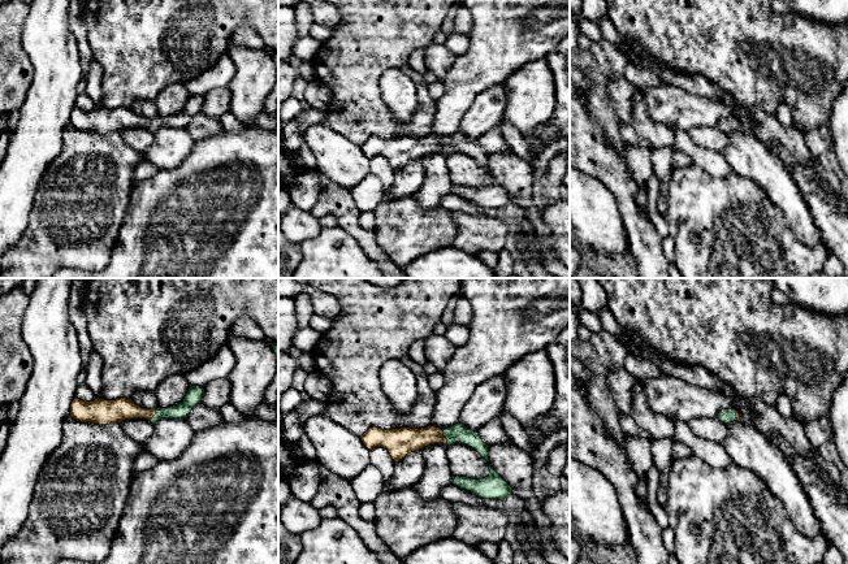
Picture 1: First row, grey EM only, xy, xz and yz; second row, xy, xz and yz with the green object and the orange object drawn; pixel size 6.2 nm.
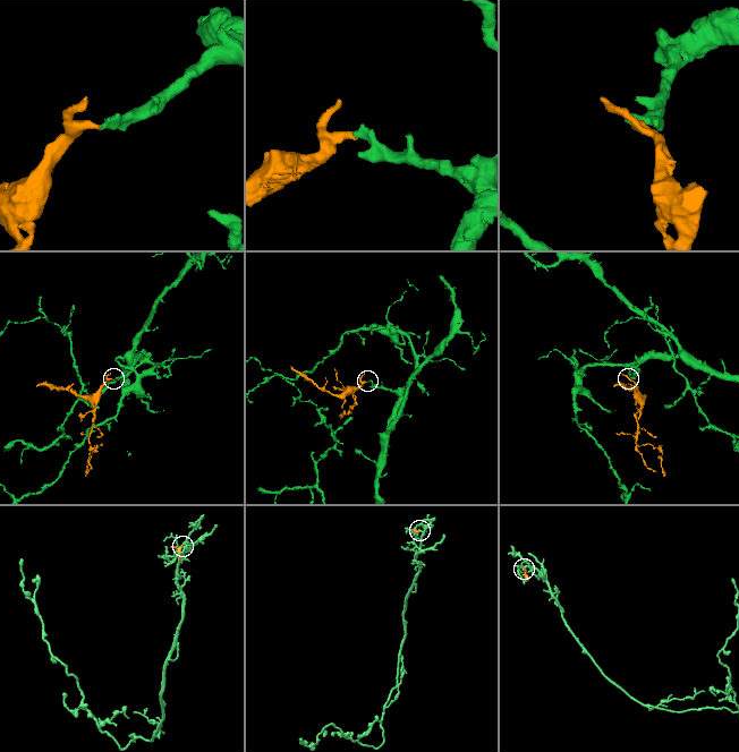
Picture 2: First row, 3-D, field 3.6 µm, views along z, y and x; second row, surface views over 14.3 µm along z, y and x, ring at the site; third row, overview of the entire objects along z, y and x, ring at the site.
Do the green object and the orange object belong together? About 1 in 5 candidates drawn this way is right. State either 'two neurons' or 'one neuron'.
one neuron

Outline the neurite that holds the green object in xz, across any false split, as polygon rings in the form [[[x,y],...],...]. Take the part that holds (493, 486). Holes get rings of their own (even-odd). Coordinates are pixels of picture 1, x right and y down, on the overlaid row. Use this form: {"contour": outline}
{"contour": [[[490,464],[489,470],[489,476],[483,480],[471,480],[457,476],[454,478],[454,485],[484,499],[503,500],[512,493],[512,487],[494,470]]]}

